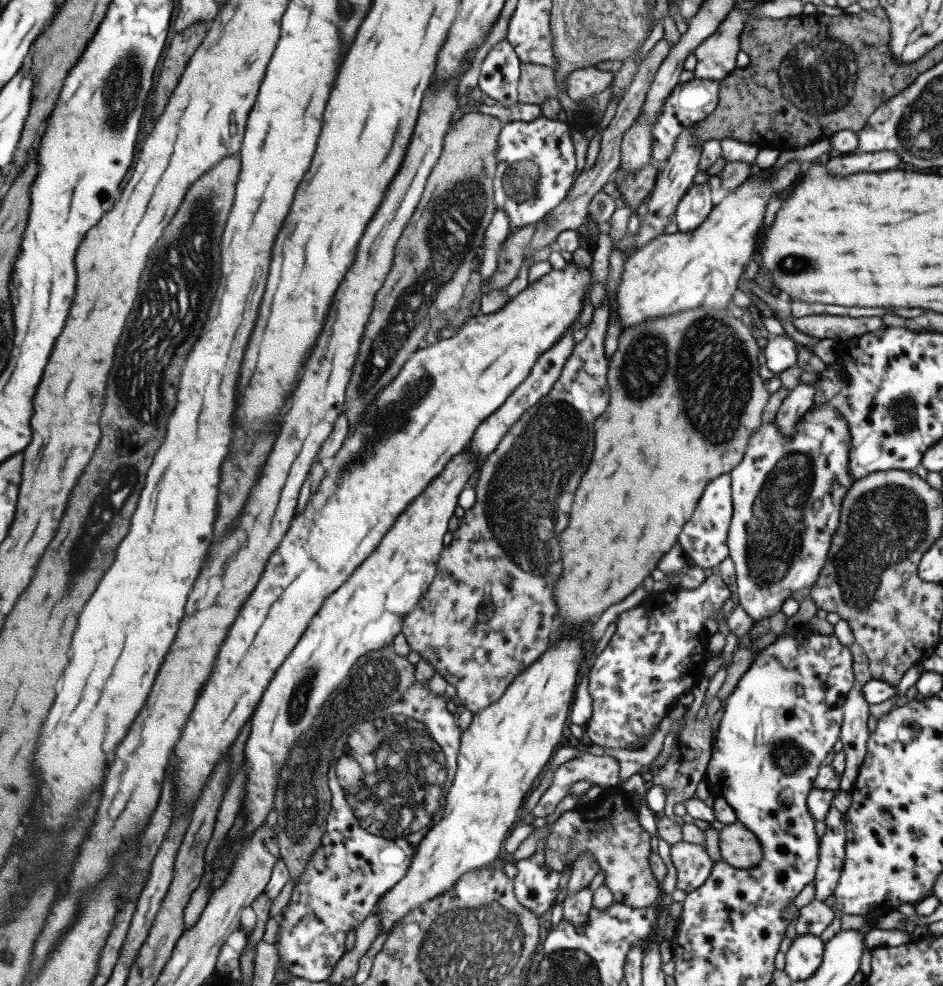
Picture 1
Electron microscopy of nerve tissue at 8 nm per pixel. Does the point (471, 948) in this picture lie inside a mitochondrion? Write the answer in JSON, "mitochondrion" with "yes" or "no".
{"mitochondrion":"yes"}

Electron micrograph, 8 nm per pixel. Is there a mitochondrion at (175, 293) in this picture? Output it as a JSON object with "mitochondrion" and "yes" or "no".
{"mitochondrion":"yes"}

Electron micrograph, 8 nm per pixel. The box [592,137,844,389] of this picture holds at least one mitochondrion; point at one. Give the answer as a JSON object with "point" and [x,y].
{"point":[809,263]}

